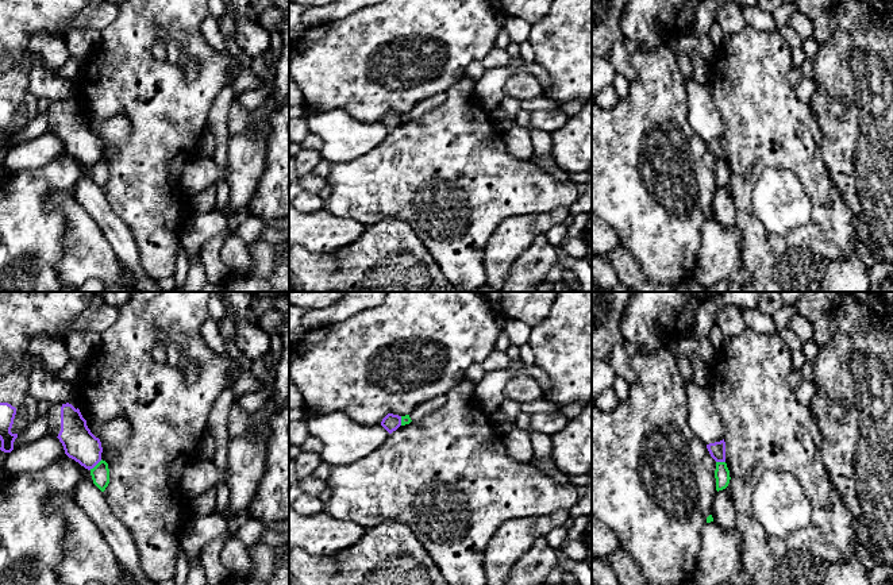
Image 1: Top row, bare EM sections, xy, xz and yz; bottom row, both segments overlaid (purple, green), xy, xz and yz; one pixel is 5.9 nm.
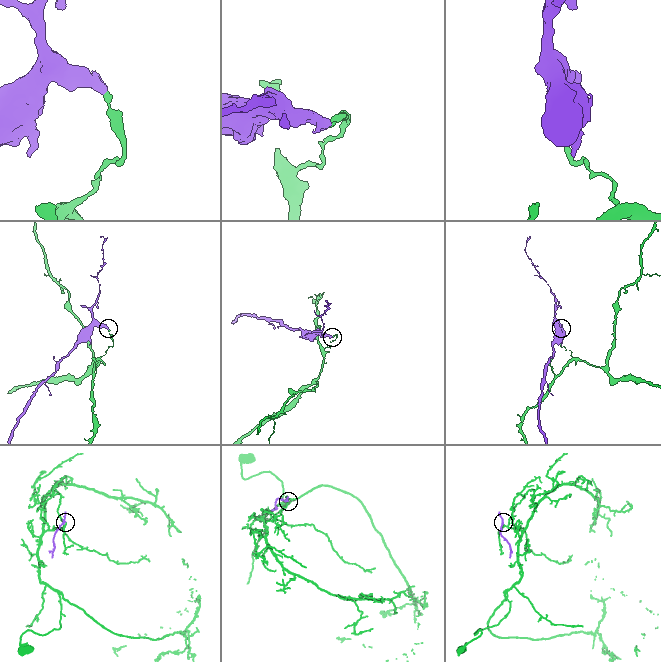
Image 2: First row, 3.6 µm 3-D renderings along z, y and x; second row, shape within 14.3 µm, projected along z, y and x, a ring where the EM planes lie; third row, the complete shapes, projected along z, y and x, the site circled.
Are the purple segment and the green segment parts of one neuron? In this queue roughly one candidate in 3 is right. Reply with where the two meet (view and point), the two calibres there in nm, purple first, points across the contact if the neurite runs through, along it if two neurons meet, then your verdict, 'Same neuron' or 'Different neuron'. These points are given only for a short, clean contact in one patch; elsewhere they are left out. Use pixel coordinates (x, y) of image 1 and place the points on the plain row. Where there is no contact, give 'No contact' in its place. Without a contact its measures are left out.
Touches purple at xy (95, 162). Thickness 190 nm (purple) against 110 nm. Boundary: xy (101, 157), (89, 166). Different neuron

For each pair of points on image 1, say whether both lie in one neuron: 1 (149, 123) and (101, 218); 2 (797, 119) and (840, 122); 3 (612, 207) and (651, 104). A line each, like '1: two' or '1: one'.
1: two
2: two
3: one

